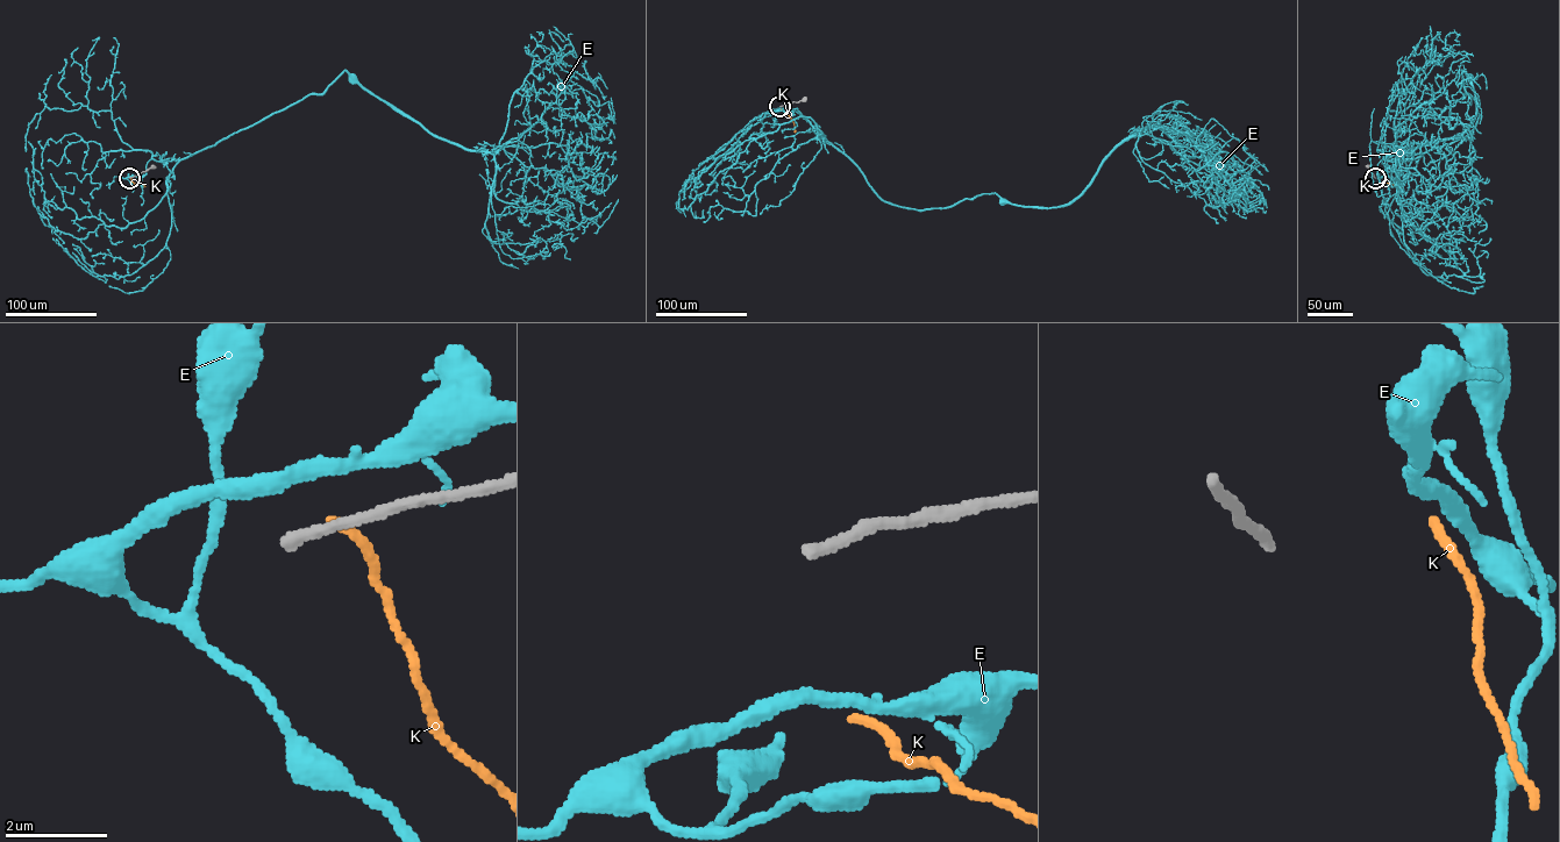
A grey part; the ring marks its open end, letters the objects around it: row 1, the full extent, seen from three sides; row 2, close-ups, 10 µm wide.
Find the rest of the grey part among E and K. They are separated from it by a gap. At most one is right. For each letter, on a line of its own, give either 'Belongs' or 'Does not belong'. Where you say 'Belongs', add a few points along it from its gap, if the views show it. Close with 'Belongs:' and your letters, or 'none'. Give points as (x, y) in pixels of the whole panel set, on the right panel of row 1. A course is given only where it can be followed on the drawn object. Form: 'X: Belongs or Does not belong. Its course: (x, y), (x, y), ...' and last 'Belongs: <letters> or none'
E: Does not belong
K: Does not belong
Belongs: none

